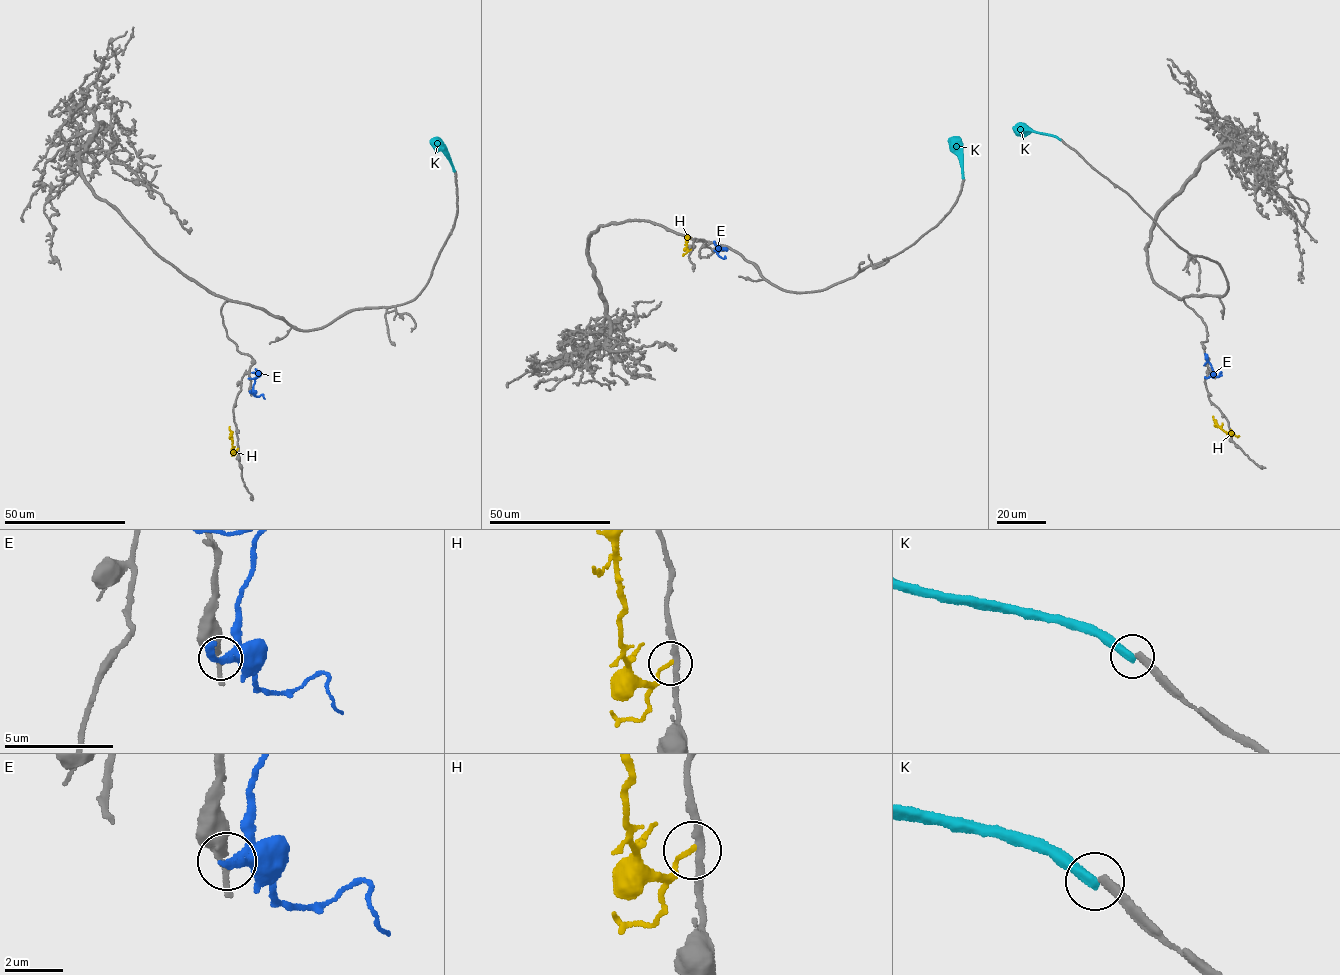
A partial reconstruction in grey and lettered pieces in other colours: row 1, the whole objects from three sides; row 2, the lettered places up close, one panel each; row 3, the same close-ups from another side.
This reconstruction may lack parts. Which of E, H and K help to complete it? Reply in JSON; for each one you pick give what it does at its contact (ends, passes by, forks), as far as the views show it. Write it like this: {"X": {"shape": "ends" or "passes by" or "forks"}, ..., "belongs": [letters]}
{"belongs": []}

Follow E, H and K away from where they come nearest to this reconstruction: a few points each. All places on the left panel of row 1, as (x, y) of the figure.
E: (251, 392), (256, 376), (255, 368)
H: (238, 449), (233, 449), (231, 436)
K: (454, 171), (431, 139)

